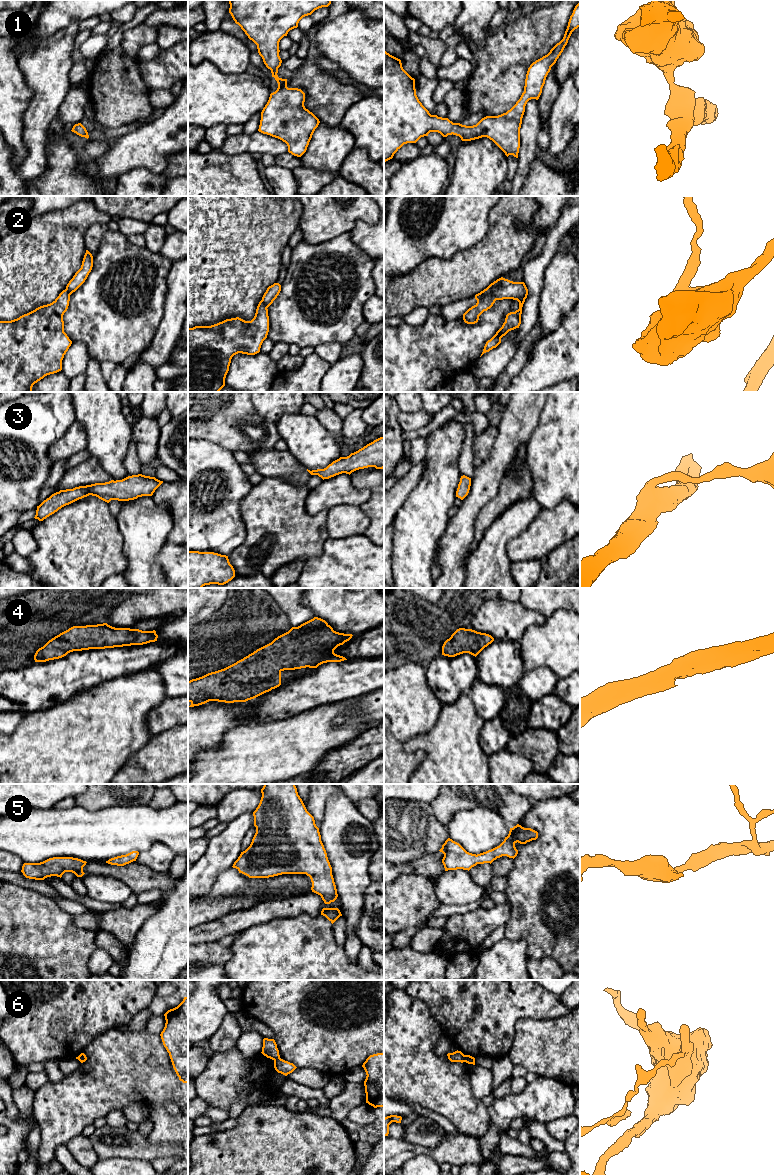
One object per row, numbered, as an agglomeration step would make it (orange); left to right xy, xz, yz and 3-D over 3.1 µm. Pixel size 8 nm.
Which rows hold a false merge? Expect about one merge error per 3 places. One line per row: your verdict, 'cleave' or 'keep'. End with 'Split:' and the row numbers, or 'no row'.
1: keep
2: cleave
3: keep
4: keep
5: keep
6: cleave
Split: 2, 6

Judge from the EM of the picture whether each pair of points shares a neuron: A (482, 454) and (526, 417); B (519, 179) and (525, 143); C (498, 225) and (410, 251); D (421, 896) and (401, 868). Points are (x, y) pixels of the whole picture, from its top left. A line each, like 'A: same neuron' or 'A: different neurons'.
A: different neurons
B: same neuron
C: different neurons
D: different neurons

